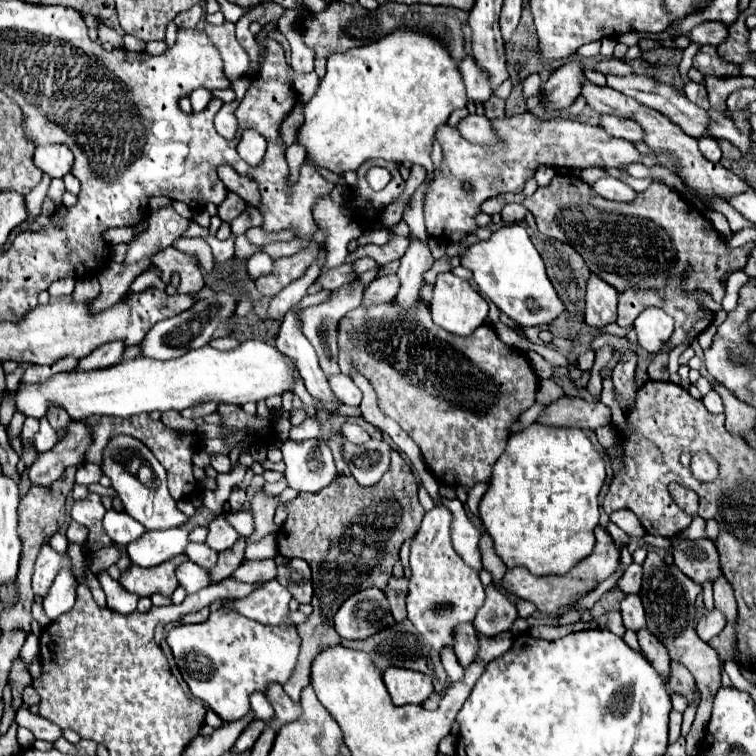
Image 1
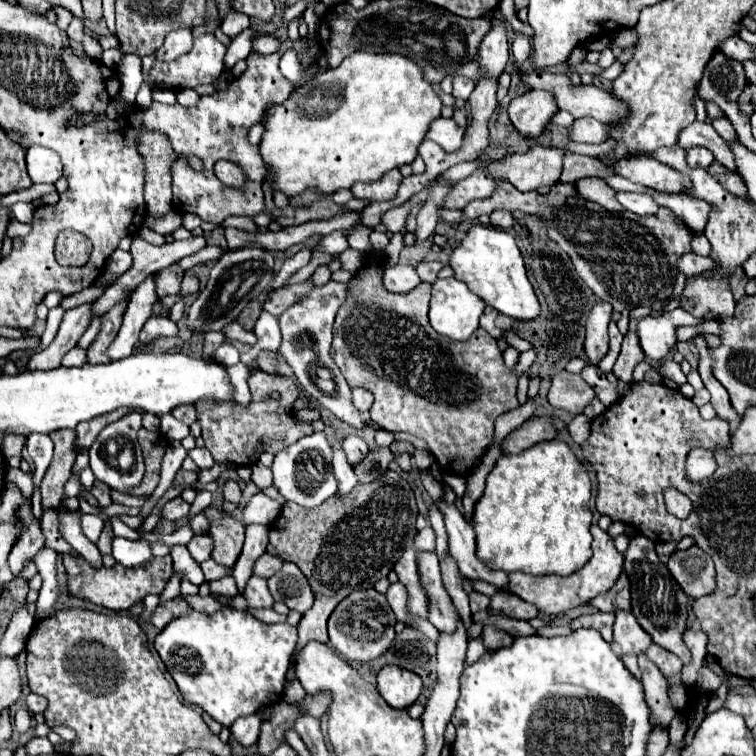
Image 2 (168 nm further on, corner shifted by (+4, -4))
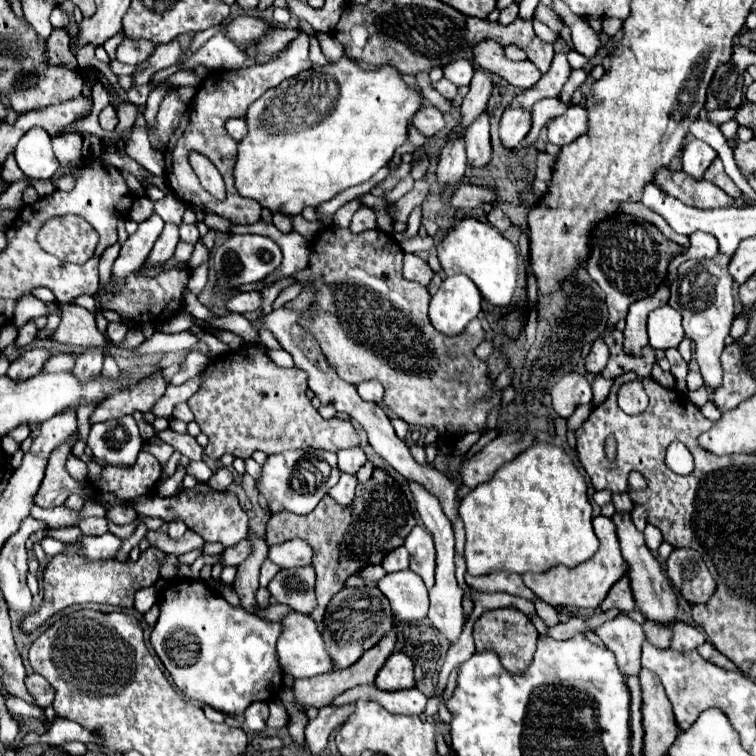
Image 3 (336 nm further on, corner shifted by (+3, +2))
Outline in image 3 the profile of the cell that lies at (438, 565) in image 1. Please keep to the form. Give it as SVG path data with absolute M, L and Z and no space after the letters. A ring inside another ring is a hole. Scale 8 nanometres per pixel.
M404 546L396 548L394 552L390 552L384 558L384 570L386 572L398 572L398 570L406 570L408 568L408 550Z

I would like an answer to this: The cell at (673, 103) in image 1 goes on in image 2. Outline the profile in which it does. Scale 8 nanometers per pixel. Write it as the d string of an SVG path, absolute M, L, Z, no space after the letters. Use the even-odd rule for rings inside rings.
M693 122L691 126L687 126L685 130L681 130L679 134L679 142L681 148L695 148L695 146L703 146L707 150L713 152L715 160L719 164L723 164L725 168L729 168L731 172L737 172L735 166L735 158L731 154L731 148L727 146L727 142L713 130L711 124L705 122Z

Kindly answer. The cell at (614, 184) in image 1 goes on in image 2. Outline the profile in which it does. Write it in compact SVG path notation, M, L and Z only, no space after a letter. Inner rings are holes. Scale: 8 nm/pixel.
M617 192L617 200L627 210L639 214L639 216L651 216L657 214L659 204L651 198L651 194L637 194L637 192Z

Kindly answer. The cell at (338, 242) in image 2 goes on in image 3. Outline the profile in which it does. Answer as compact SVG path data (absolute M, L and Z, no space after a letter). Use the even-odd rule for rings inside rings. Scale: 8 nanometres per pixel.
M352 200L352 202L348 202L348 204L344 204L336 214L334 214L334 224L336 226L340 226L340 228L348 228L350 226L350 218L352 218L352 214L360 208L362 204L358 202L358 200Z

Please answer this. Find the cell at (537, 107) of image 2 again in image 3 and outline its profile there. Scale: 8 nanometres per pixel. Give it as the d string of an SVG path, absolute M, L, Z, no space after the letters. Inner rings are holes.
M506 108L500 120L500 140L506 148L516 148L532 128L532 114L526 108Z

